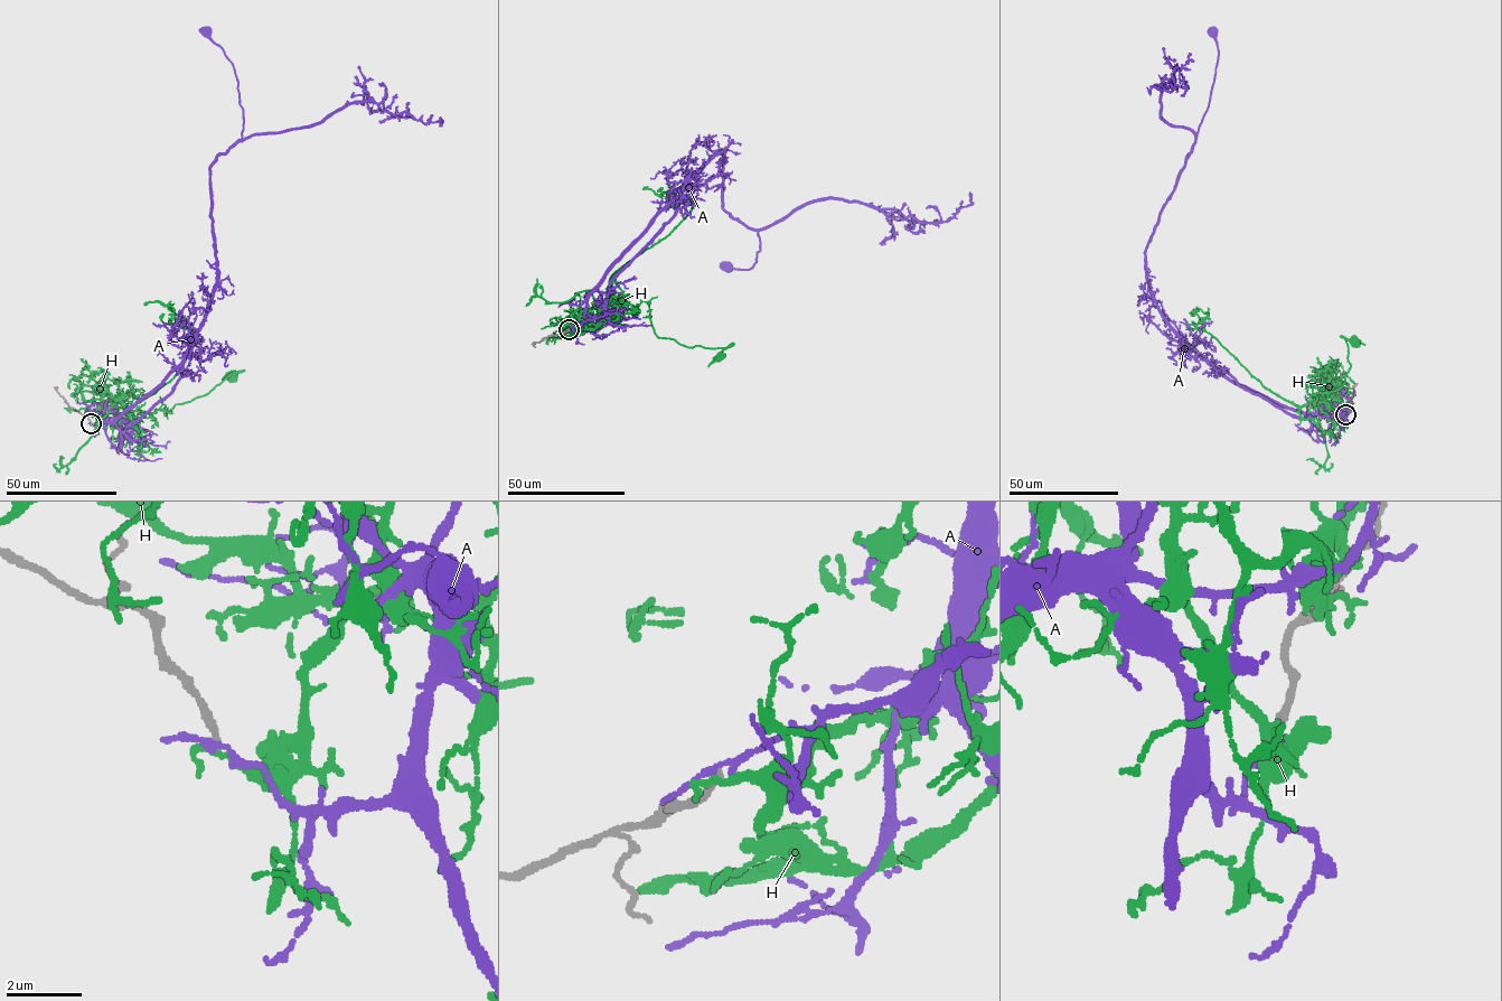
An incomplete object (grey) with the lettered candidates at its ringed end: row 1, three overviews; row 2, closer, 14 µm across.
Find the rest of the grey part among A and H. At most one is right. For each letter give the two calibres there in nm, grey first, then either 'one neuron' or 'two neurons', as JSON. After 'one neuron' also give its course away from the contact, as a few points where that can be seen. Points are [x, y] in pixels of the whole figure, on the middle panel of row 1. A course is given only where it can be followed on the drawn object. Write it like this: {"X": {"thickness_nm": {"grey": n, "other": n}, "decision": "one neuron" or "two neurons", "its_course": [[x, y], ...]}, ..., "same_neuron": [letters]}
{"A": {"thickness_nm": {"grey": 200, "other": 170}, "decision": "two neurons"}, "H": {"thickness_nm": {"grey": 200, "other": 170}, "decision": "two neurons"}, "same_neuron": []}

